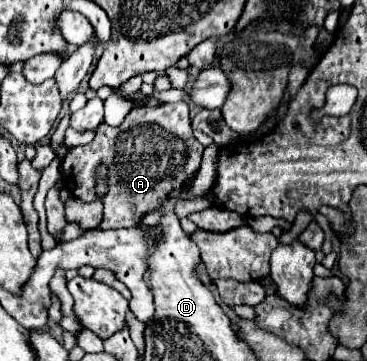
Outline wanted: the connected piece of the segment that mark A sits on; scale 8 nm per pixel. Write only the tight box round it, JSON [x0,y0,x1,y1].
[61,102,203,228]

